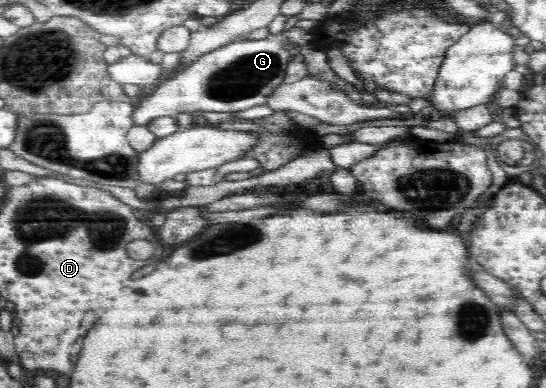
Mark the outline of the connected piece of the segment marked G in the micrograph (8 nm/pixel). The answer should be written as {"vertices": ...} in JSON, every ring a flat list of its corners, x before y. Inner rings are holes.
{"vertices":[[294,26,288,31,270,34,262,40,240,38,203,54,173,78,155,85,152,95,140,99,132,111,132,121,134,125,145,126,160,116,176,117,180,112,237,113,258,104,266,104,276,87,283,83,286,67,291,61,285,45,294,43,303,47,310,40,310,30]]}

